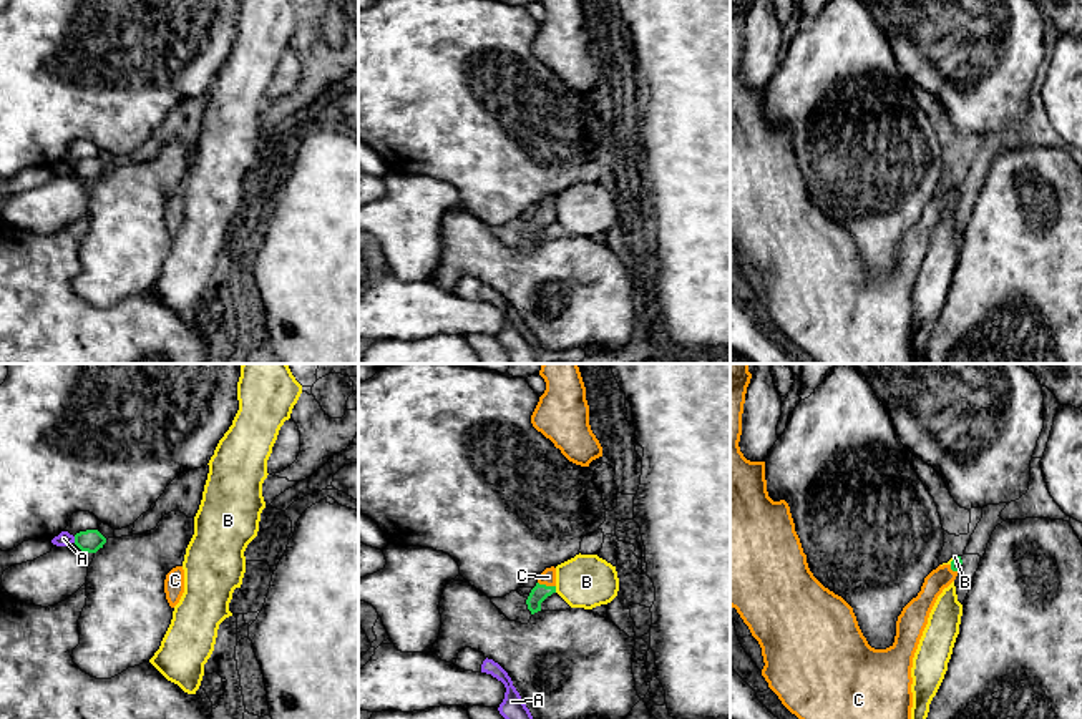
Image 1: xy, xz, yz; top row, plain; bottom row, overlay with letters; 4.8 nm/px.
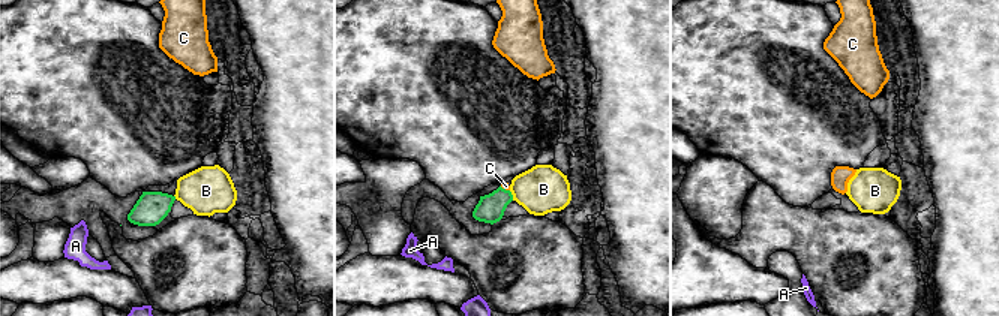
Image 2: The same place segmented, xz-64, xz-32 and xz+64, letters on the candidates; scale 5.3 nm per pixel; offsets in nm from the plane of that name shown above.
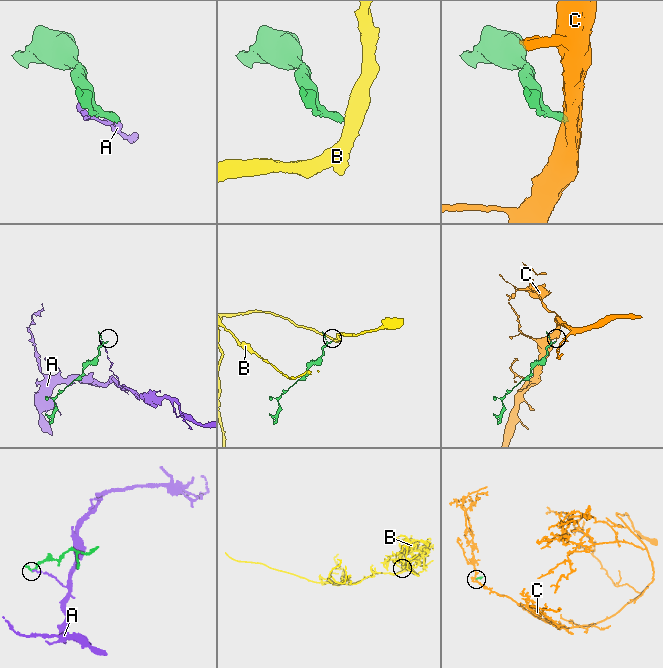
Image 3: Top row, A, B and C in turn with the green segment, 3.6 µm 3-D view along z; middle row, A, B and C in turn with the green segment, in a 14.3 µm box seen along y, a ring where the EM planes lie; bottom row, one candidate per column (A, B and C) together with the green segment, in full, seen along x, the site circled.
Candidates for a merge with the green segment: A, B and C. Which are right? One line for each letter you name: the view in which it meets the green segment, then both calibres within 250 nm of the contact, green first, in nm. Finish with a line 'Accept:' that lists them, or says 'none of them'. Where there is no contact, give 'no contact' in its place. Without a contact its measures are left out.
C: meets green in xz; 80 nm thick on the green side, 80 nm on the other
Accept: C

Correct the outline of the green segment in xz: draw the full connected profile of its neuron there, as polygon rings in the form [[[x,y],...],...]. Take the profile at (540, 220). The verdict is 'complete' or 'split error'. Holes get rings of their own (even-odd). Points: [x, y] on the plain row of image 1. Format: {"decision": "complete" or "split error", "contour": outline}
{"decision": "split error", "contour": [[[546,196],[539,204],[536,214],[531,218],[526,232],[531,242],[541,239],[541,231],[556,221],[556,196]]]}

